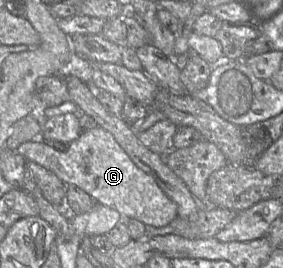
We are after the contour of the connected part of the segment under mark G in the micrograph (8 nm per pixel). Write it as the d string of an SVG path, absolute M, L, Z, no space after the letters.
M100 126L83 131L70 143L67 151L57 151L42 139L36 139L21 144L16 150L26 161L35 162L54 173L66 185L75 185L88 193L95 203L117 210L122 218L132 218L141 221L147 227L165 227L178 217L177 205L162 191L156 180L140 169L127 155L114 136Z

